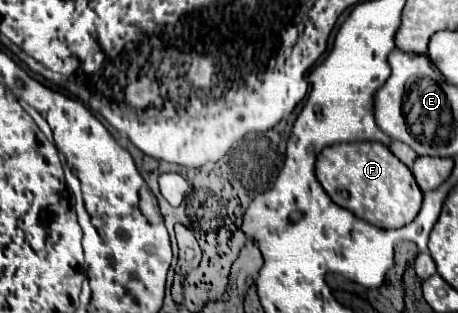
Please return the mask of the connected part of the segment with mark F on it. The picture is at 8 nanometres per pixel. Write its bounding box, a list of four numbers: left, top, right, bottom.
[317,143,423,229]

